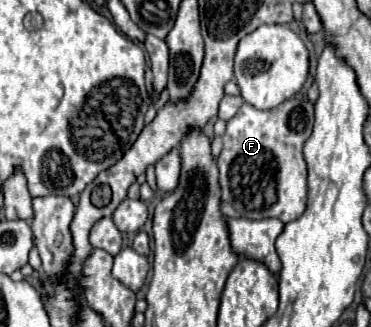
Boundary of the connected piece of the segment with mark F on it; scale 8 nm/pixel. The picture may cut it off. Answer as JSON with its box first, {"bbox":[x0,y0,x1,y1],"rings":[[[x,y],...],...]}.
{"bbox":[218,98,314,224],"rings":[[[290,98],[272,110],[258,110],[252,104],[242,104],[224,132],[224,148],[218,158],[222,200],[232,204],[244,218],[264,220],[280,218],[284,224],[298,220],[306,210],[306,162],[302,156],[302,144],[312,134],[314,104],[308,98]]]}

